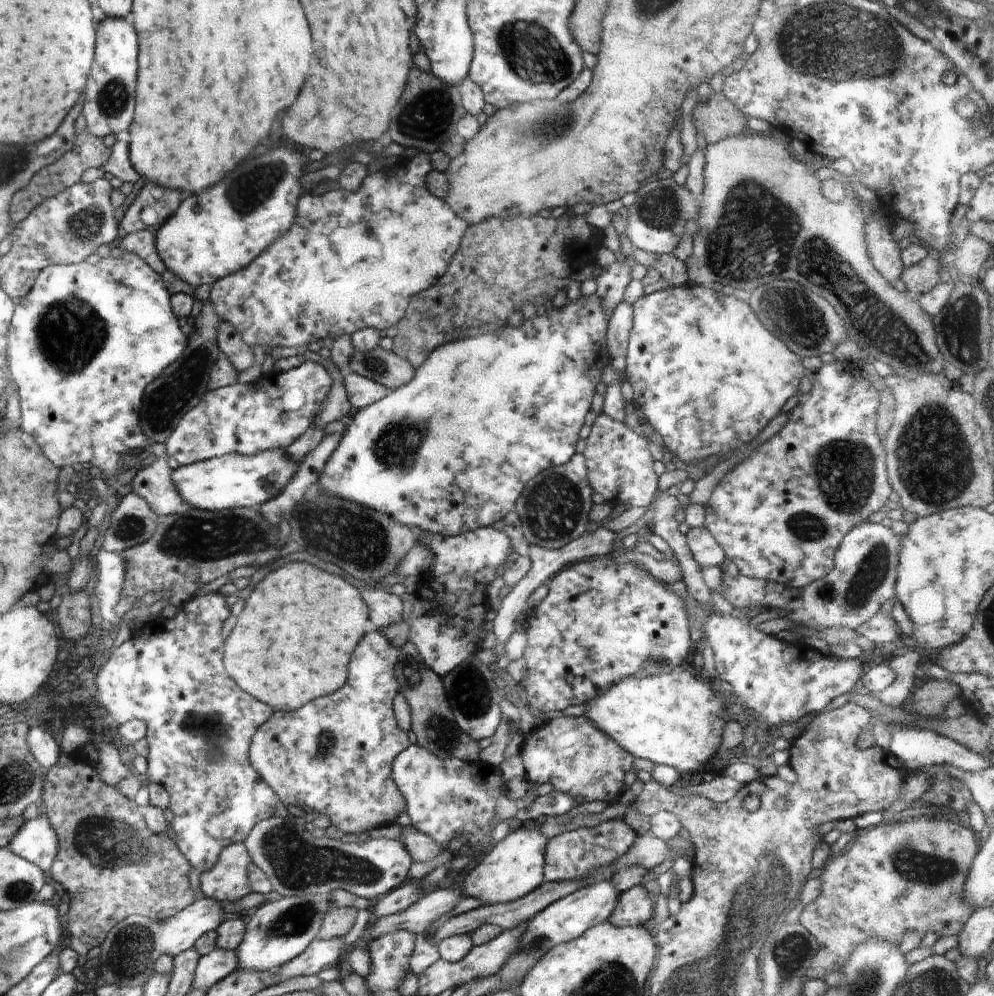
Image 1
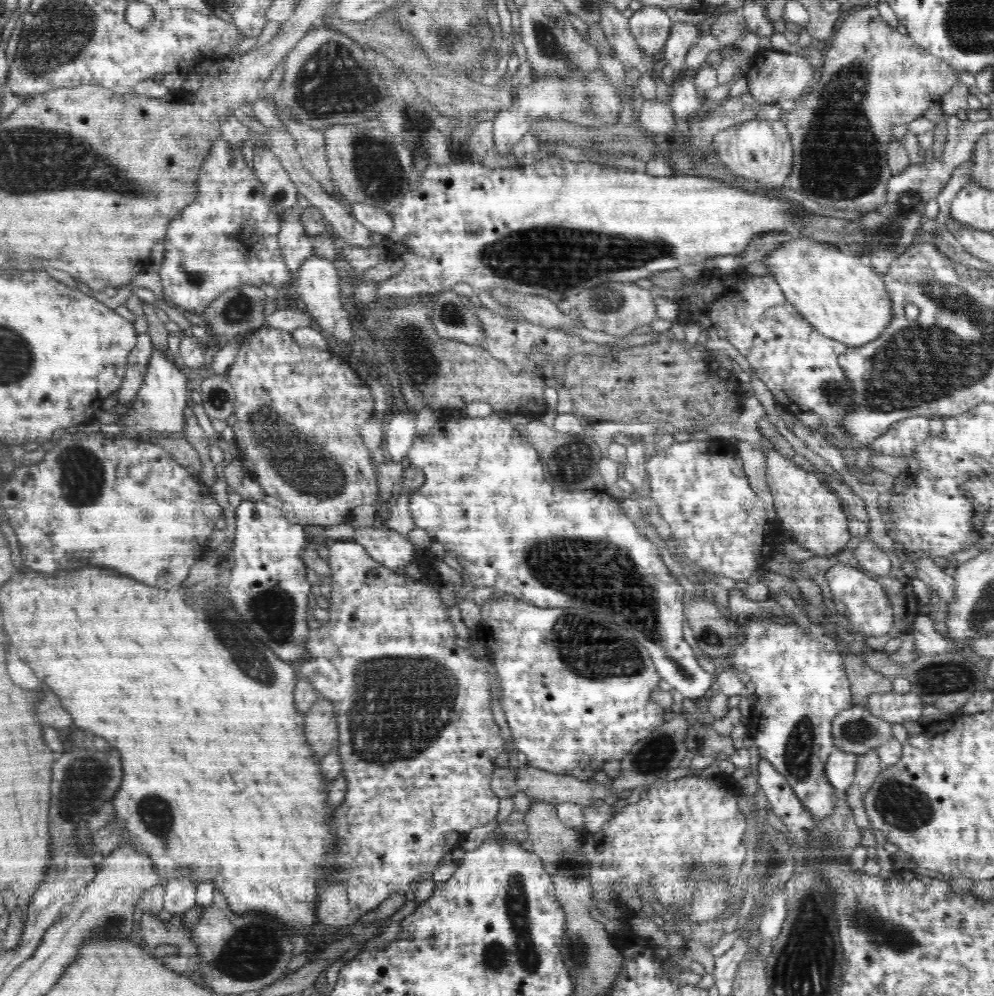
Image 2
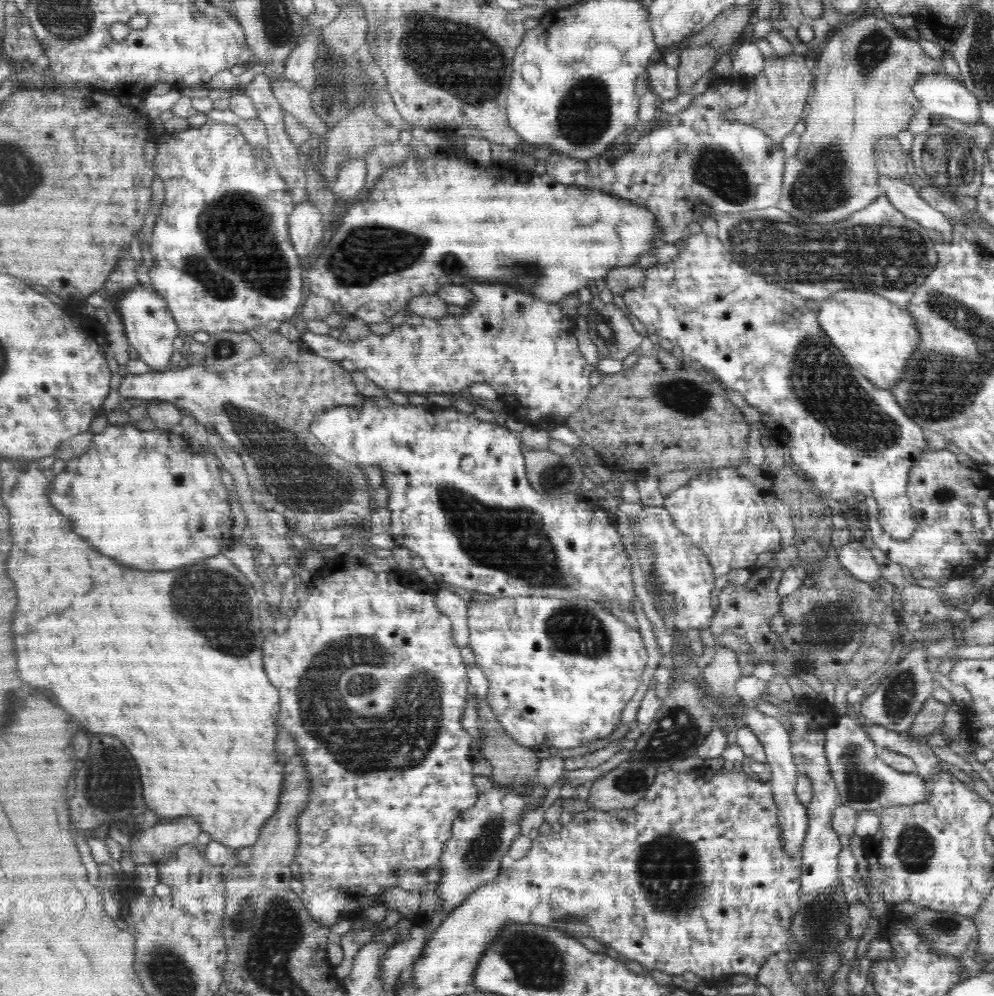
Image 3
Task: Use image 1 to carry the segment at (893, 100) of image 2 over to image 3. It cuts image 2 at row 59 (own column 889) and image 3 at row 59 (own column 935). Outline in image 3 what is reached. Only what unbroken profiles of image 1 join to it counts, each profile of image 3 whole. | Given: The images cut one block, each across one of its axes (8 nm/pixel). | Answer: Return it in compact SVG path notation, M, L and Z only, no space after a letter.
M854 16L848 22L836 29L823 44L823 50L819 54L818 62L815 65L812 92L809 95L810 112L807 118L804 118L805 132L800 137L800 146L795 156L788 158L785 162L784 186L782 188L782 198L778 200L777 207L788 212L788 214L799 221L812 221L816 224L824 224L838 222L847 219L853 212L866 208L873 200L883 195L884 190L879 186L879 173L876 169L876 158L874 157L874 145L881 137L896 137L899 133L909 128L909 123L915 114L922 112L922 105L918 101L918 97L914 95L912 86L916 84L918 78L922 76L930 76L940 71L938 63L932 59L921 47L917 40L908 38L902 29L894 27L888 17L877 18L874 16L866 16L865 18Z

